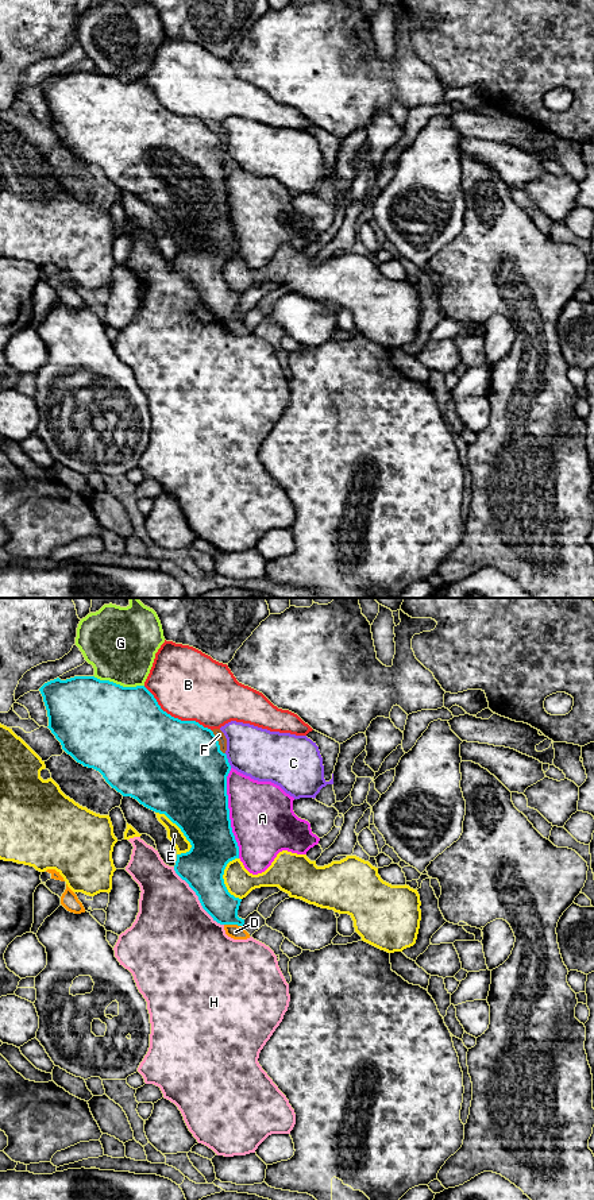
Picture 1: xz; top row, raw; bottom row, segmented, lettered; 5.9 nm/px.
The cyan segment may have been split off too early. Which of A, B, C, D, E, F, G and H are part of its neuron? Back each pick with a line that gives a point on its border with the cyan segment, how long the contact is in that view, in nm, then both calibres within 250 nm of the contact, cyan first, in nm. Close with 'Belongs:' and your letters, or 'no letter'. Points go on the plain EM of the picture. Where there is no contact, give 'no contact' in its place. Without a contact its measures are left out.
Belongs: no letter

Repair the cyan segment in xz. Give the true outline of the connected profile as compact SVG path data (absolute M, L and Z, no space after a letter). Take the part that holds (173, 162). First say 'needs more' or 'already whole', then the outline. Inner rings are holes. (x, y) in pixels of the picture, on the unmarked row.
already whole; M74 72L50 76L39 86L47 105L47 123L62 144L84 162L99 166L123 192L136 194L176 219L192 240L189 247L177 250L176 269L196 288L202 304L213 316L243 323L244 315L238 312L242 294L228 288L223 274L227 259L239 254L239 242L232 228L228 204L227 171L231 161L213 127L196 116L181 116L163 107L144 81L123 82L94 72Z

